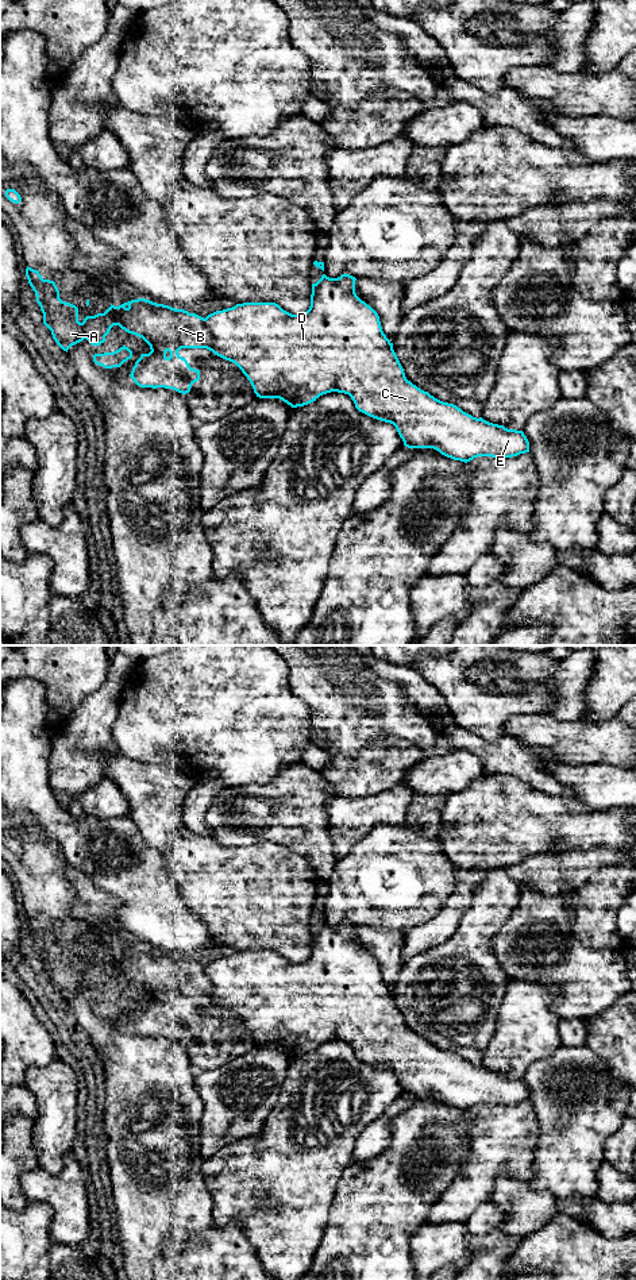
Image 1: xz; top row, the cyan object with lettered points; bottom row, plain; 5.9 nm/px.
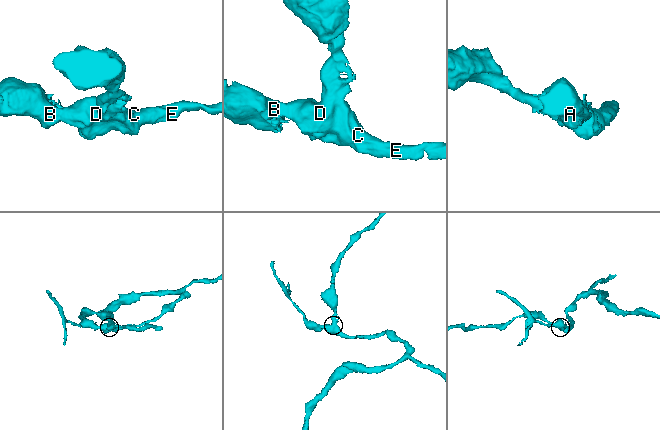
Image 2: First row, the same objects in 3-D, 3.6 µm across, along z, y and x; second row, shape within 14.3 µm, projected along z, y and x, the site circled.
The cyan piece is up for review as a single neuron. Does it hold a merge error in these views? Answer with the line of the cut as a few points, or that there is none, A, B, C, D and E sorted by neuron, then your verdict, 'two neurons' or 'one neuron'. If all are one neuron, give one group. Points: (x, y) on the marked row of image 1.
cut xz (203, 319), (211, 336), (211, 350); groups A B / C D E; two neurons

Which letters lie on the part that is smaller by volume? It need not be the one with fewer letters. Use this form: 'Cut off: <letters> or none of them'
Cut off: A, B

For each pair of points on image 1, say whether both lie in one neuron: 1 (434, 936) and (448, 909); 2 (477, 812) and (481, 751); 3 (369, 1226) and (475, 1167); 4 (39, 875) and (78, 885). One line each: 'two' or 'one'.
1: one
2: two
3: two
4: two

